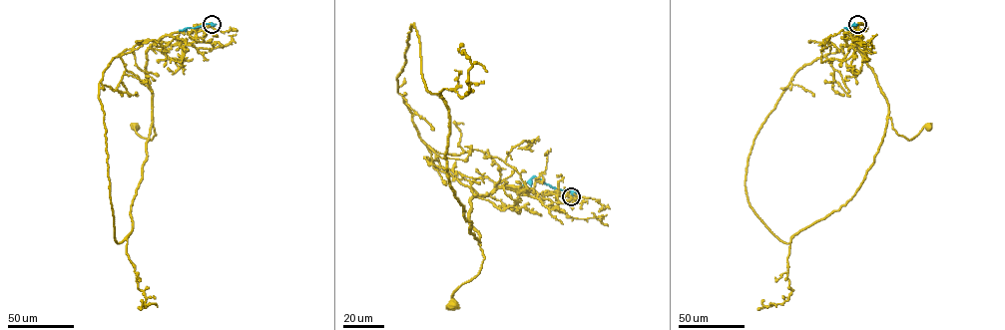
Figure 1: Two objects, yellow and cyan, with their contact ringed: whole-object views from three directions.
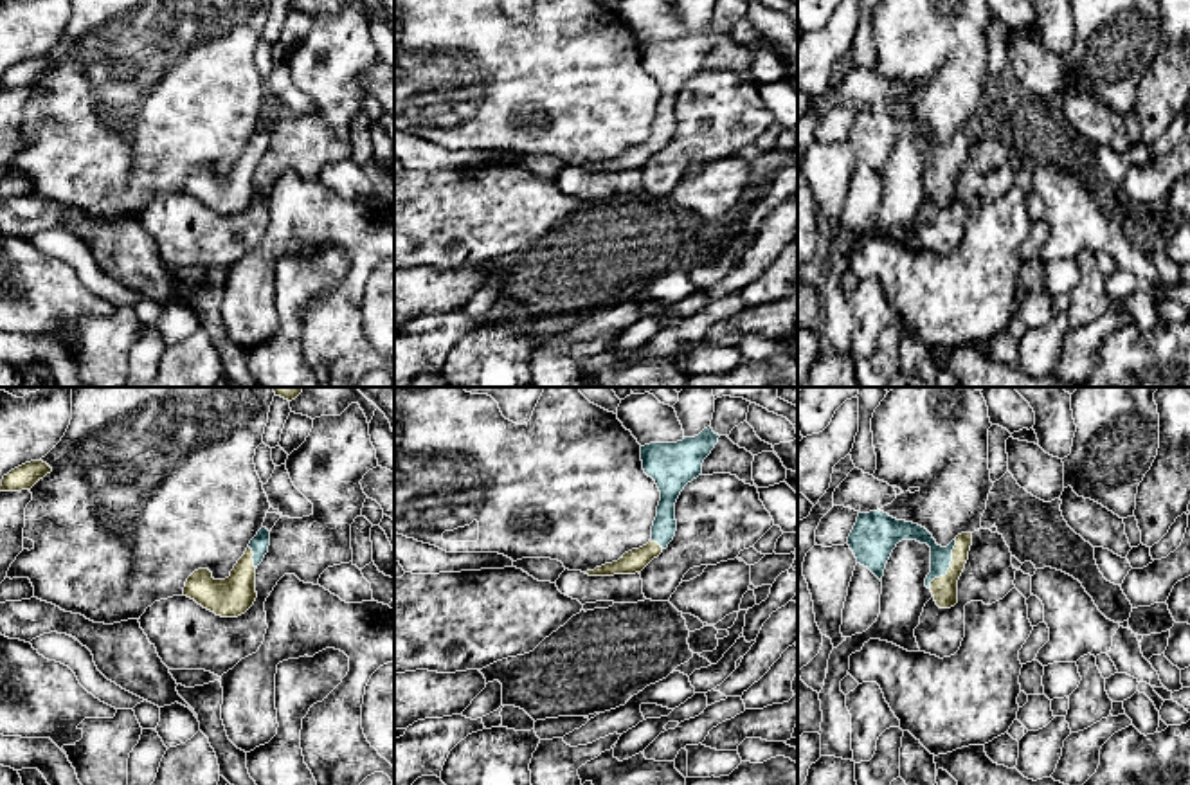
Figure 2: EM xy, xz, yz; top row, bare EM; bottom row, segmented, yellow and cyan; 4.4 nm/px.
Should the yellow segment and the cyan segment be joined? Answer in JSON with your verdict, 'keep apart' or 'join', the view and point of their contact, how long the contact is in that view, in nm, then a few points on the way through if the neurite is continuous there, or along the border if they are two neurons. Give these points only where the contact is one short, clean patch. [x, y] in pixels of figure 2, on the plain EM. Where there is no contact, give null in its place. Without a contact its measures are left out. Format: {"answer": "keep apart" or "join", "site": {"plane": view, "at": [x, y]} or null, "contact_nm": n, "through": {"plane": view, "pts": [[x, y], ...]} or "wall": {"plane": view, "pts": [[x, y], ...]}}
{"answer": "keep apart", "site": {"plane": "yz", "at": [951, 162]}, "contact_nm": 260}

